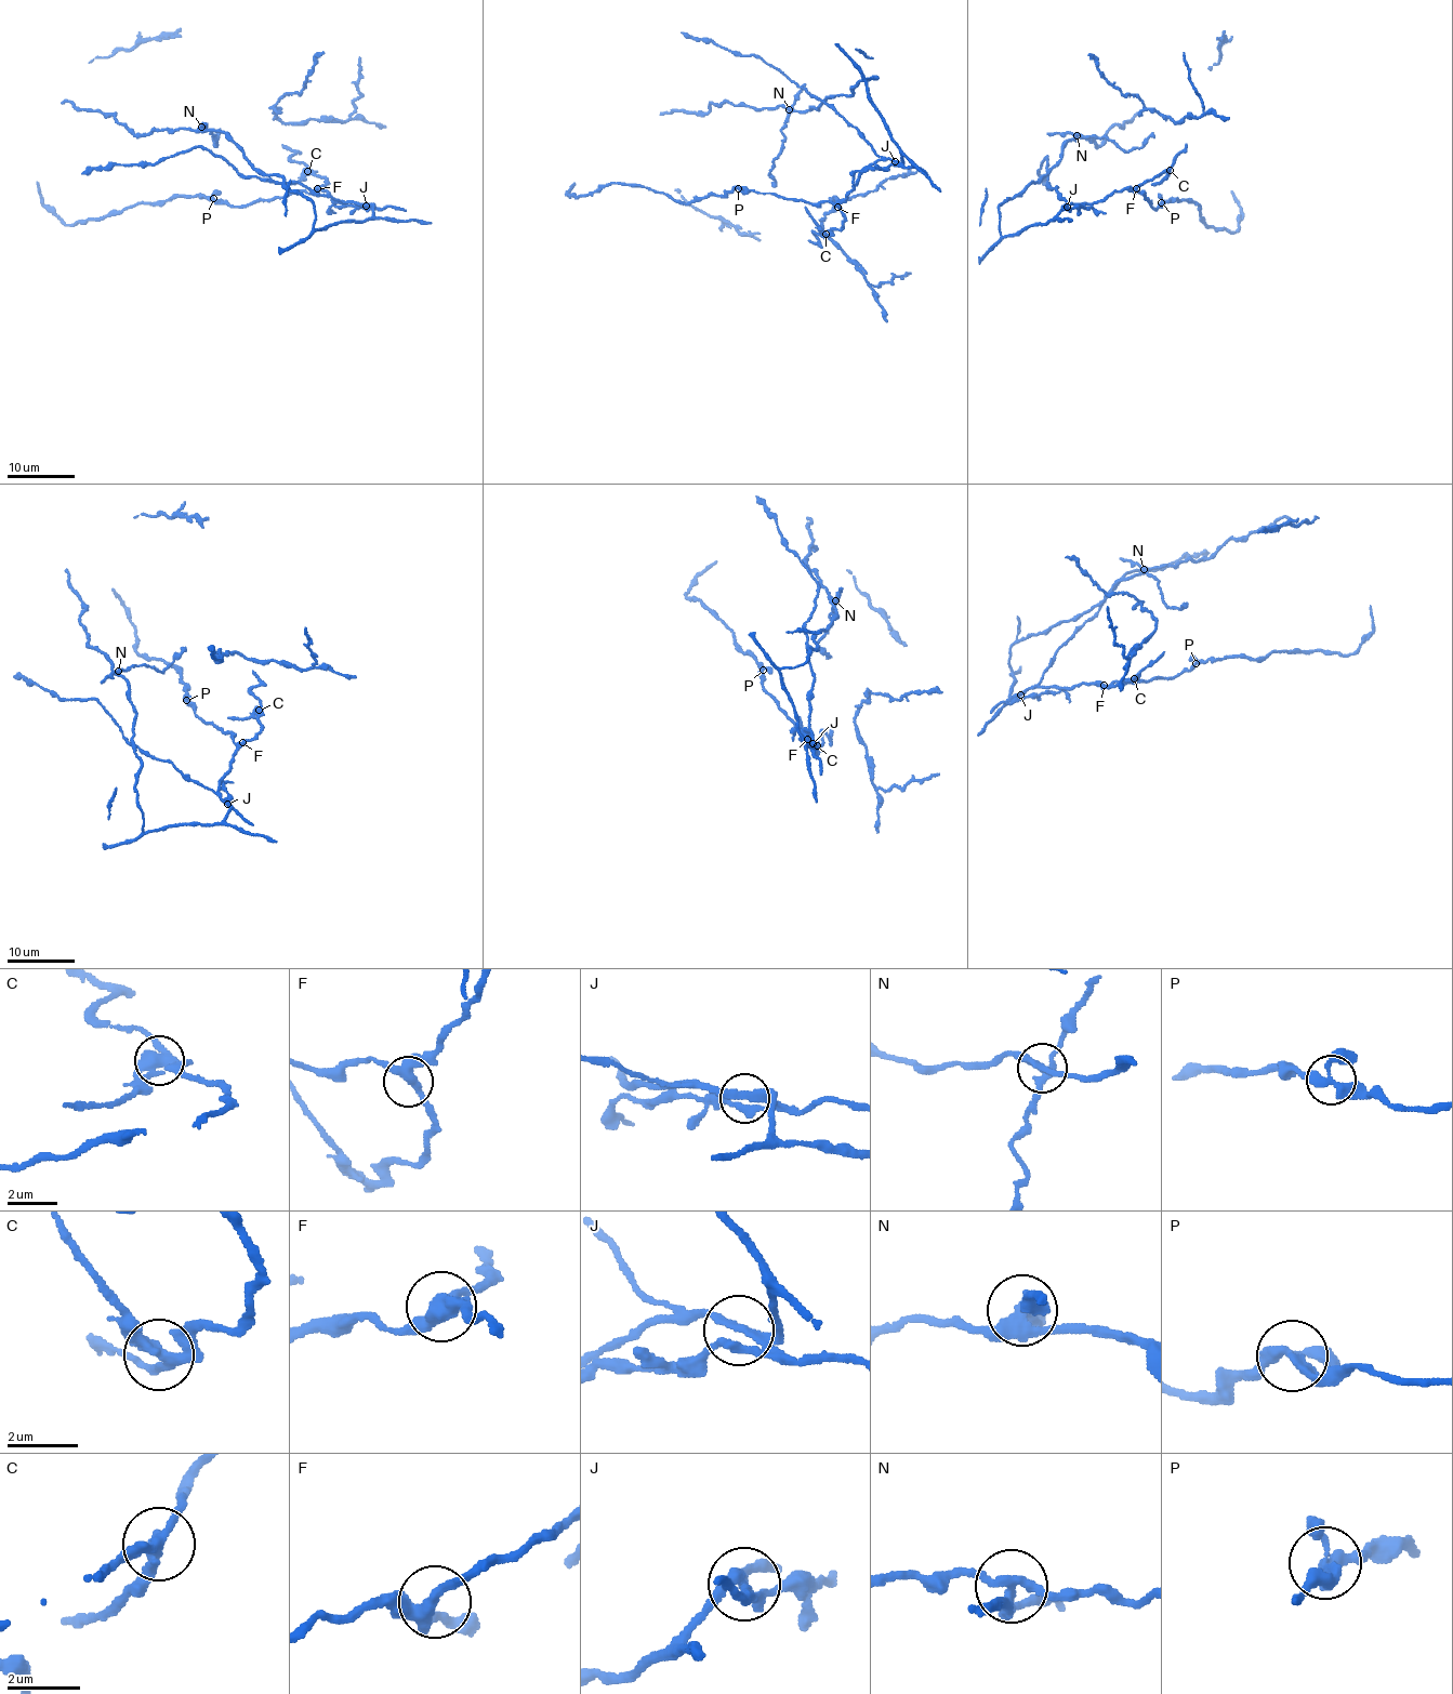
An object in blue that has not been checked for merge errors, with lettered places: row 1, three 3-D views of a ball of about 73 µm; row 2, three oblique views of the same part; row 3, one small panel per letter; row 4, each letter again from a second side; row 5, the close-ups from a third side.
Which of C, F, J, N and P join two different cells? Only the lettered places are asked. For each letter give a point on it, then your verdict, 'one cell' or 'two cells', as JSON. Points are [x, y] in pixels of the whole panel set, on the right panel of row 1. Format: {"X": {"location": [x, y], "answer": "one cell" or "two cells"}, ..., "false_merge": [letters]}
{"C": {"location": [1170, 170], "answer": "two cells"}, "F": {"location": [1136, 188], "answer": "one cell"}, "J": {"location": [1067, 207], "answer": "two cells"}, "N": {"location": [1077, 135], "answer": "two cells"}, "P": {"location": [1161, 202], "answer": "one cell"}, "false_merge": ["C", "J", "N"]}

